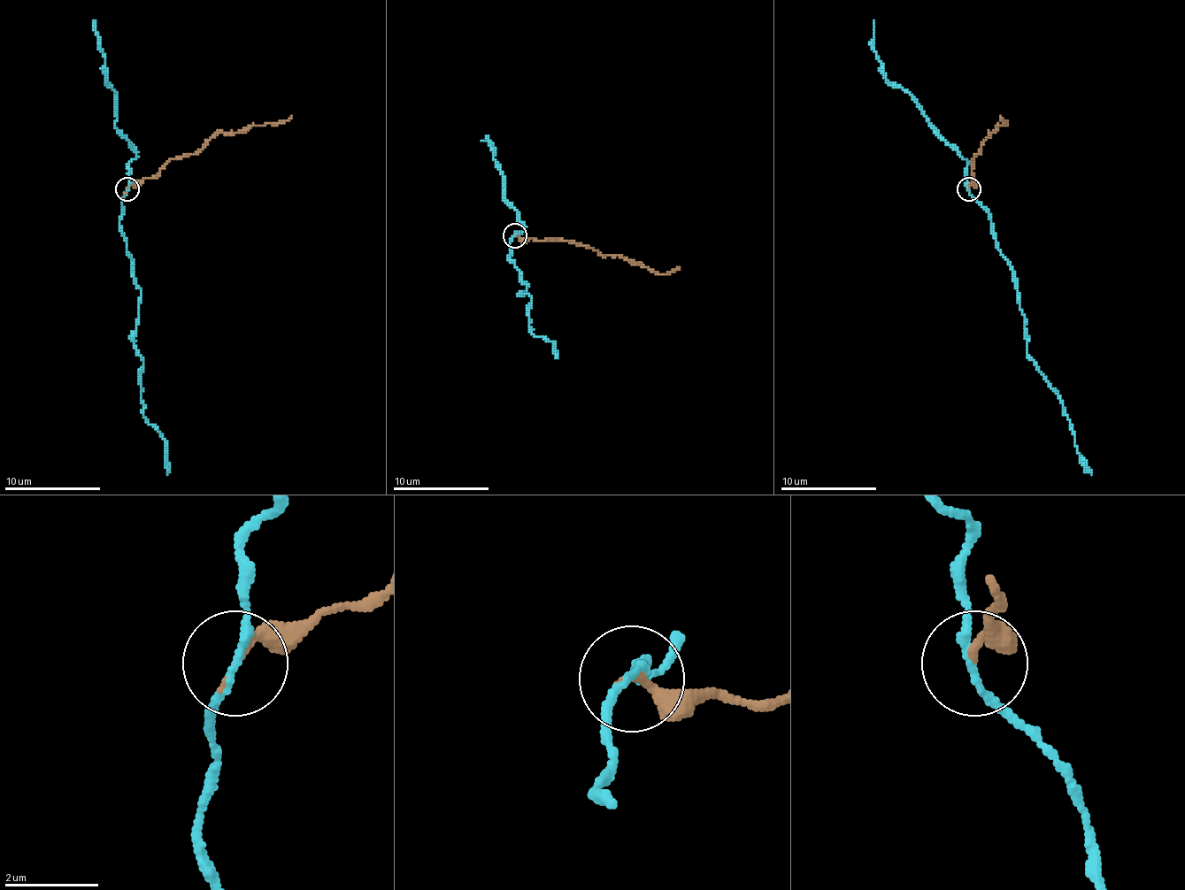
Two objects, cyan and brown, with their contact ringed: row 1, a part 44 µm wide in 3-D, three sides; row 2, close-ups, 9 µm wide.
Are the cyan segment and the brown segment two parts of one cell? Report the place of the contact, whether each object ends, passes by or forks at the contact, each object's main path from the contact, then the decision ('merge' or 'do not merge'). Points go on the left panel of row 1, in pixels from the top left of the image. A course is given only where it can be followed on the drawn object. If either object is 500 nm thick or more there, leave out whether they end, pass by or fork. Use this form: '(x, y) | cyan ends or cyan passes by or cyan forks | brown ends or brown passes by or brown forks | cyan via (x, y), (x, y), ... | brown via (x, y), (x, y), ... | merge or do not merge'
(126, 189) | cyan passes by | brown ends | cyan via (126, 190), (119, 231), (141, 290), (134, 348), (143, 359), (141, 400), (145, 419), (165, 441), (167, 474) | brown via (126, 190), (152, 178), (172, 159), (196, 154), (219, 133), (234, 133), (287, 120), (291, 116) | do not merge

